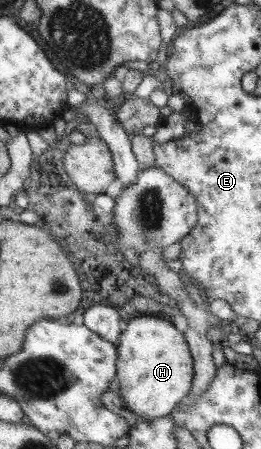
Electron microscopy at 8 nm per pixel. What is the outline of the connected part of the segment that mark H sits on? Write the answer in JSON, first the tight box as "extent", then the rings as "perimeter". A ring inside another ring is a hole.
{"extent":[116,315,194,421],"perimeter":[[[155,315],[139,316],[127,319],[127,328],[122,331],[117,346],[116,381],[119,382],[120,396],[128,409],[136,415],[137,421],[159,419],[170,415],[179,408],[182,399],[188,396],[194,380],[194,359],[191,349],[185,342],[185,335],[178,331],[171,319],[166,316],[157,318]]]}

